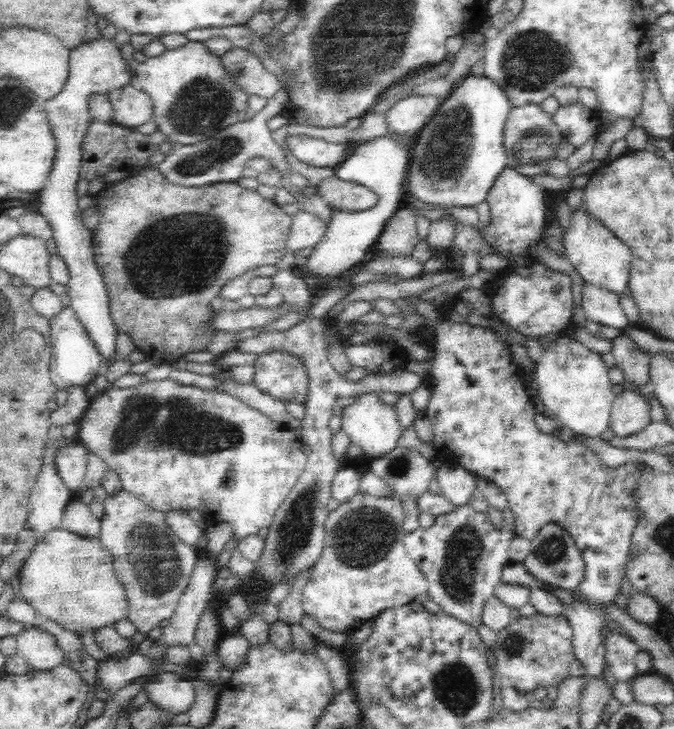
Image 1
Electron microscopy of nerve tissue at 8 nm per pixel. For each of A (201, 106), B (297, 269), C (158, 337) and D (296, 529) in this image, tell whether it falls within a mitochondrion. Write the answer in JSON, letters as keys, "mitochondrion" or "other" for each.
{"A":"mitochondrion","B":"other","C":"other","D":"mitochondrion"}

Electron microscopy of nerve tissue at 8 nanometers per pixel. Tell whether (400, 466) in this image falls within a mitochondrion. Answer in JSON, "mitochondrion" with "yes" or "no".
{"mitochondrion":"yes"}

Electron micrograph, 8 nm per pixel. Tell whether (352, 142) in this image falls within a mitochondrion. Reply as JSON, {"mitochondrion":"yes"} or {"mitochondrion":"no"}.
{"mitochondrion":"no"}

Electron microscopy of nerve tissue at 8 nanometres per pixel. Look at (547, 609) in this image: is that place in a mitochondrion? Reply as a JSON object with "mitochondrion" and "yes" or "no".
{"mitochondrion":"no"}

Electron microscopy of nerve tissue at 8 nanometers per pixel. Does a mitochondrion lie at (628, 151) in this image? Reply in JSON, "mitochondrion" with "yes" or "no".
{"mitochondrion":"no"}

